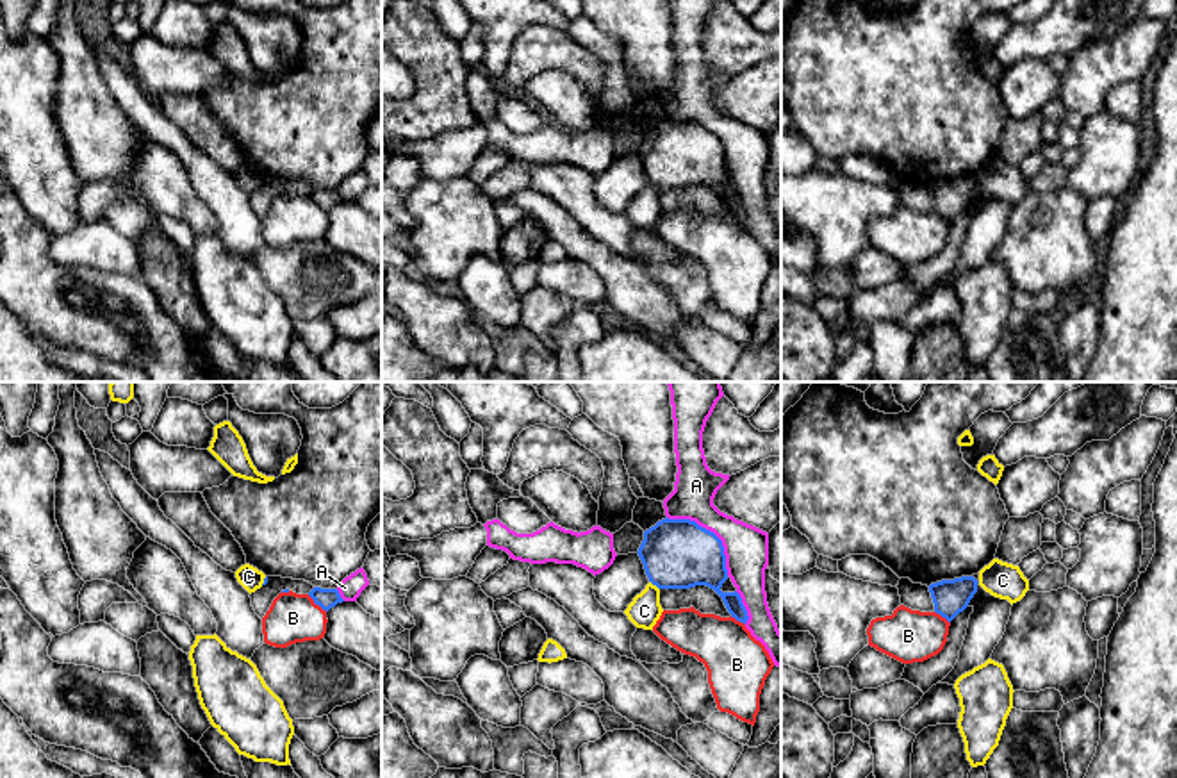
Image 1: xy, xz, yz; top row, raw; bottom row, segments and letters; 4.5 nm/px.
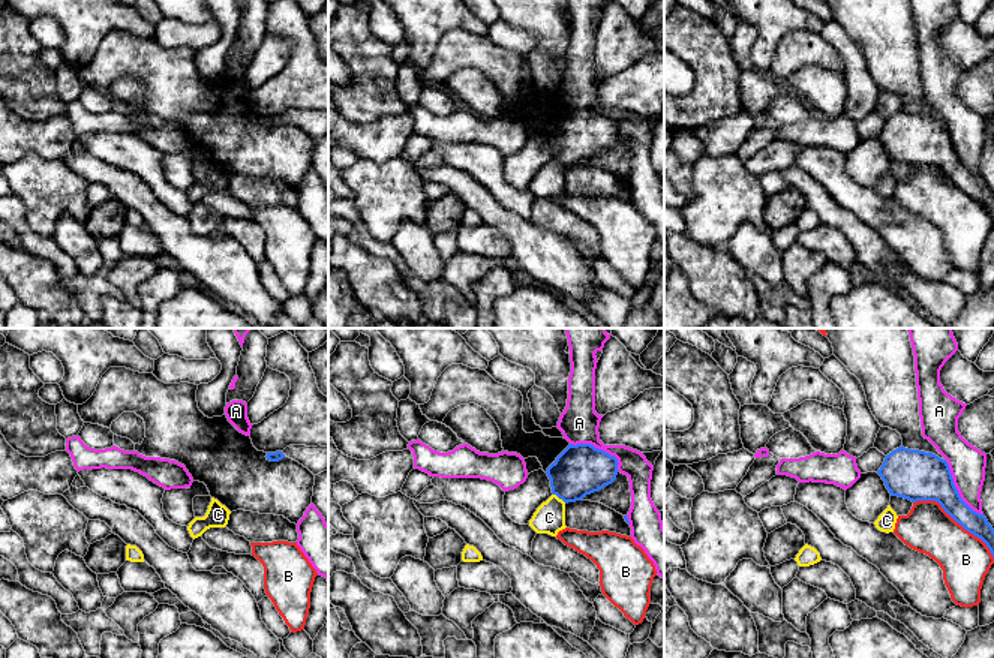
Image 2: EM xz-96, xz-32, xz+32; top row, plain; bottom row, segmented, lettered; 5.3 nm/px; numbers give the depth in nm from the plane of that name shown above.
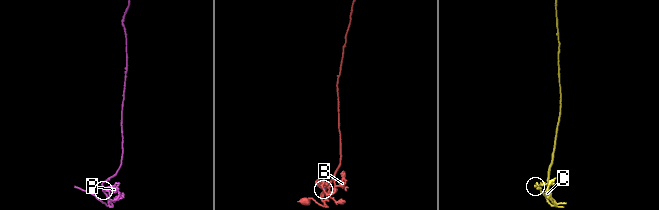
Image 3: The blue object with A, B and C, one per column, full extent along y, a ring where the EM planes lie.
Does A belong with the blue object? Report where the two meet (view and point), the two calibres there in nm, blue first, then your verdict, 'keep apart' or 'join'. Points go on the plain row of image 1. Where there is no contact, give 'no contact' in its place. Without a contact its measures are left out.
xz (712, 132) | 320/200 nm | keep apart

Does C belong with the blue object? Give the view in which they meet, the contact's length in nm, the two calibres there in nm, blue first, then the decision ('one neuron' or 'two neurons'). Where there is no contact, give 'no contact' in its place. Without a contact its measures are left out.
xz | 60 nm | 320/150 nm | one neuron

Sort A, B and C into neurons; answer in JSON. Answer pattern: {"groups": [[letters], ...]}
{"groups": [["A"], ["B"], ["C"]]}

